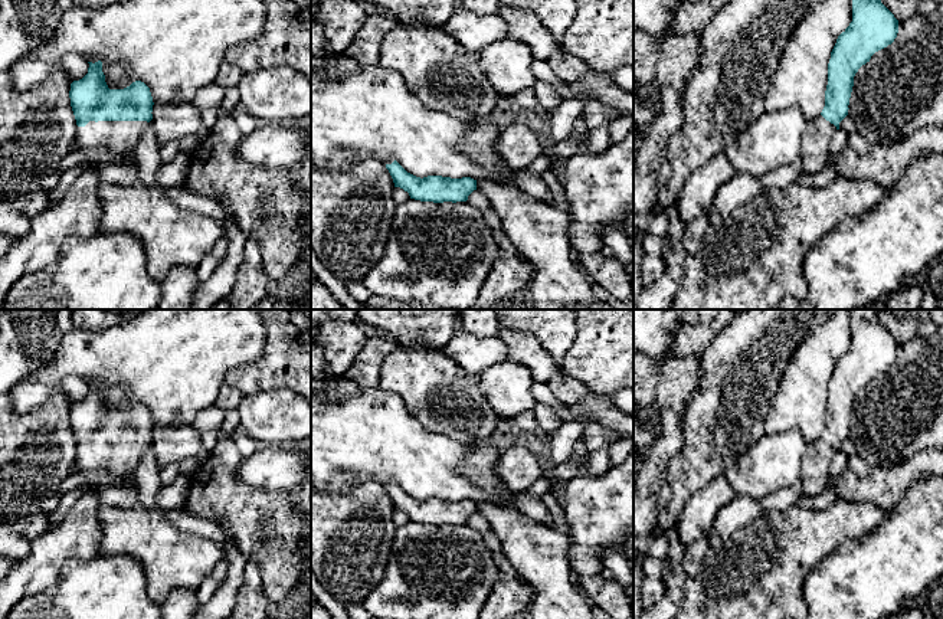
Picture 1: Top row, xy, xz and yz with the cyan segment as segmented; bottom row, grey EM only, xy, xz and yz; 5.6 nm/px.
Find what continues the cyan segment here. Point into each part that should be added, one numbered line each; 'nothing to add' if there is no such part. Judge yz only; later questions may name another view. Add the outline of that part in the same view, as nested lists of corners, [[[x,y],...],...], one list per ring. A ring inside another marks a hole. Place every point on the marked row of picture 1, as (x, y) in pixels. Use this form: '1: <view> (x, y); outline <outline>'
1: yz (815, 141); outline [[[822,115],[808,124],[800,143],[802,173],[815,174],[829,163],[829,144],[836,127]]]

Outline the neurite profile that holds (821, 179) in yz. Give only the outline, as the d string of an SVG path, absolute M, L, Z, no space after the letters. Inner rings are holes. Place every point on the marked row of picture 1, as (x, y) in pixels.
M828 163L821 171L815 174L800 173L795 183L806 187L822 189L836 177L832 163Z

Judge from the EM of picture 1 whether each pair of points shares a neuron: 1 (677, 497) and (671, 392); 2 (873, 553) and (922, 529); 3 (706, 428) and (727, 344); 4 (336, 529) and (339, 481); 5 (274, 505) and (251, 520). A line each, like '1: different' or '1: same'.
1: different
2: same
3: same
4: same
5: same

